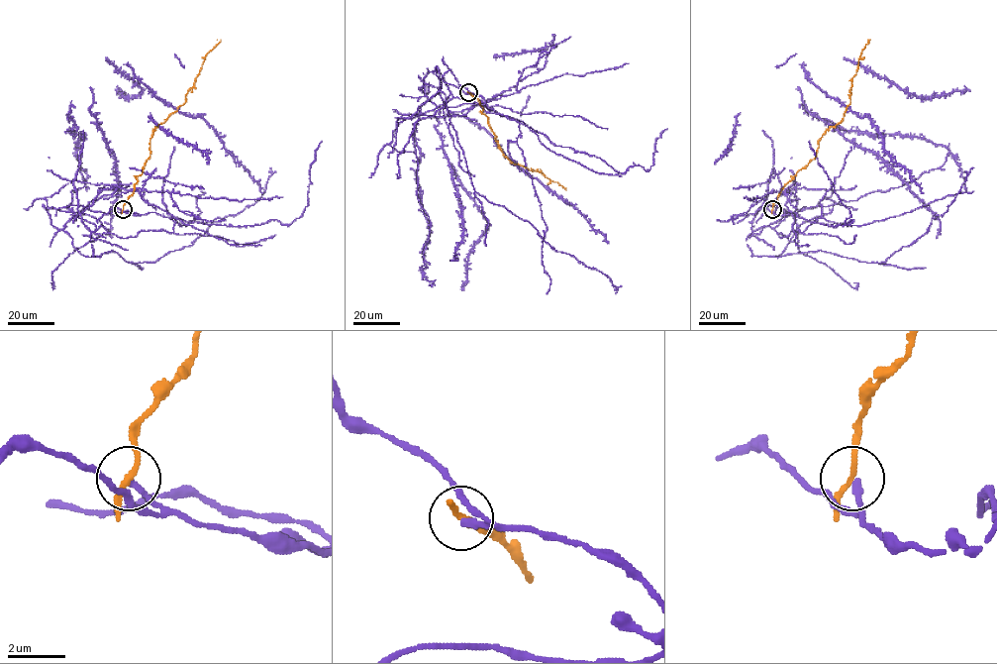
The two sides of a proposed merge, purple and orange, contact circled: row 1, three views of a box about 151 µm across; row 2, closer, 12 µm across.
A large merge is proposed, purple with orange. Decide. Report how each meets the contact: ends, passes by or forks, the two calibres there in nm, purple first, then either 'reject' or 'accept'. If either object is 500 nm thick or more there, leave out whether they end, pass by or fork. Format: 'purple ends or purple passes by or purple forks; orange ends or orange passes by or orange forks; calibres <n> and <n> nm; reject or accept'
purple ends; orange passes by; calibres 200 and 180 nm; reject

